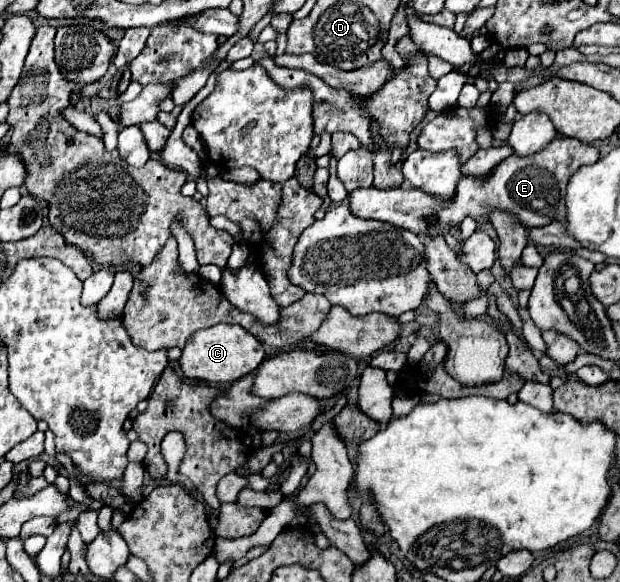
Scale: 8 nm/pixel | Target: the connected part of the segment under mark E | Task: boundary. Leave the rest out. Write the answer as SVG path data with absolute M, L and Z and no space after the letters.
M556 136L542 150L530 156L512 154L510 158L500 162L494 174L486 180L462 176L452 204L444 204L442 200L436 200L434 196L428 196L420 192L418 188L410 188L406 184L400 188L388 188L388 190L380 190L372 186L372 188L352 190L348 194L350 212L364 220L380 220L380 222L394 224L398 228L412 230L420 236L424 232L428 232L428 236L444 236L450 232L452 226L460 224L466 216L472 216L476 220L480 218L488 220L488 214L492 208L510 210L526 228L534 228L540 224L550 224L552 220L564 220L564 212L566 212L564 192L566 192L566 184L572 172L584 164L594 164L598 158L600 154L596 146L584 144L574 138Z

